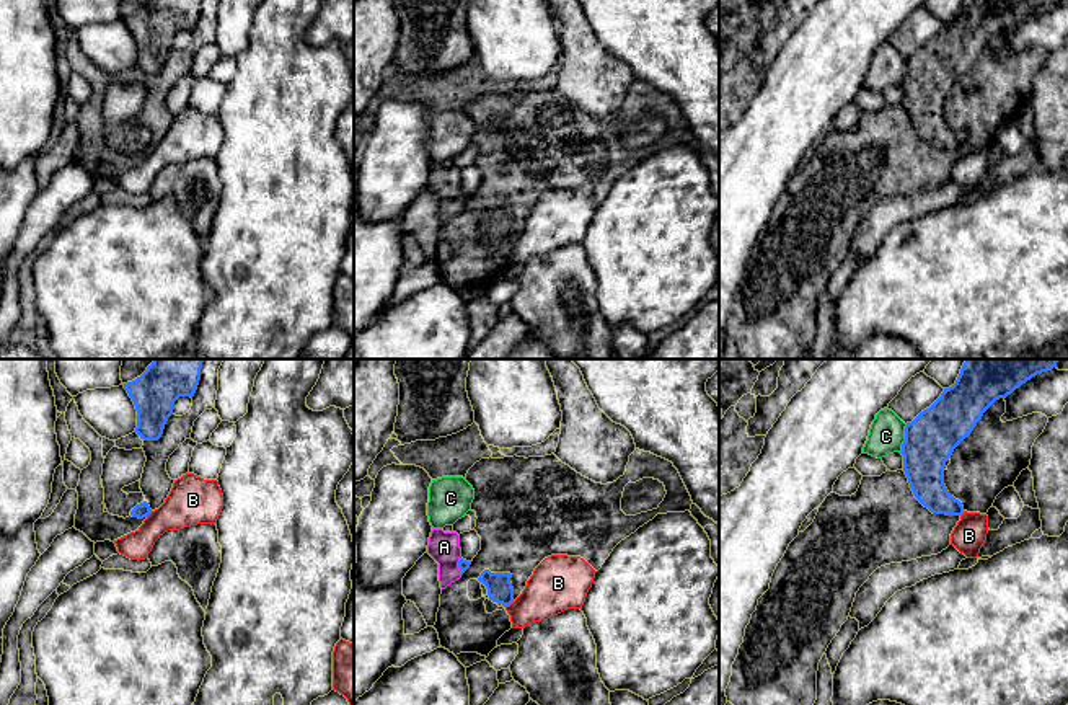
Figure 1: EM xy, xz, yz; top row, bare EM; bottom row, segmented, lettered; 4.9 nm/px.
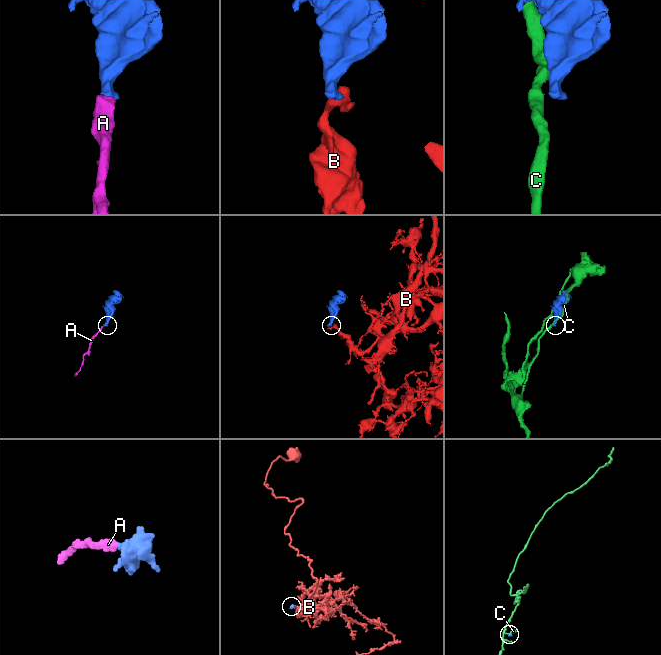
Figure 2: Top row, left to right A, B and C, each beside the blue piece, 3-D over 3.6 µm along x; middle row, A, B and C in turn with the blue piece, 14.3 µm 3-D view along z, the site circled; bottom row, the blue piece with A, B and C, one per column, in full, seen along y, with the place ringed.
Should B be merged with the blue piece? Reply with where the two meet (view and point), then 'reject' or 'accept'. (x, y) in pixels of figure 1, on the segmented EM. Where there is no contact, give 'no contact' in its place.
meets blue in xz at (509, 604); reject

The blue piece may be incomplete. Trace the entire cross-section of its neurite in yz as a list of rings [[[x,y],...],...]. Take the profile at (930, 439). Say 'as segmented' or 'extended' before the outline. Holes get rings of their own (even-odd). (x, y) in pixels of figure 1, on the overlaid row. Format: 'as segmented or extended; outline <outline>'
as segmented; outline [[[965,359],[955,384],[905,426],[903,472],[915,498],[933,514],[962,516],[964,506],[944,485],[944,467],[954,449],[970,436],[983,413],[1037,374],[1052,370],[1060,359]]]

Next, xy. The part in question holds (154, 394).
as segmented; outline [[[153,359],[147,370],[124,384],[137,410],[135,432],[158,441],[179,397],[194,397],[204,359]]]

